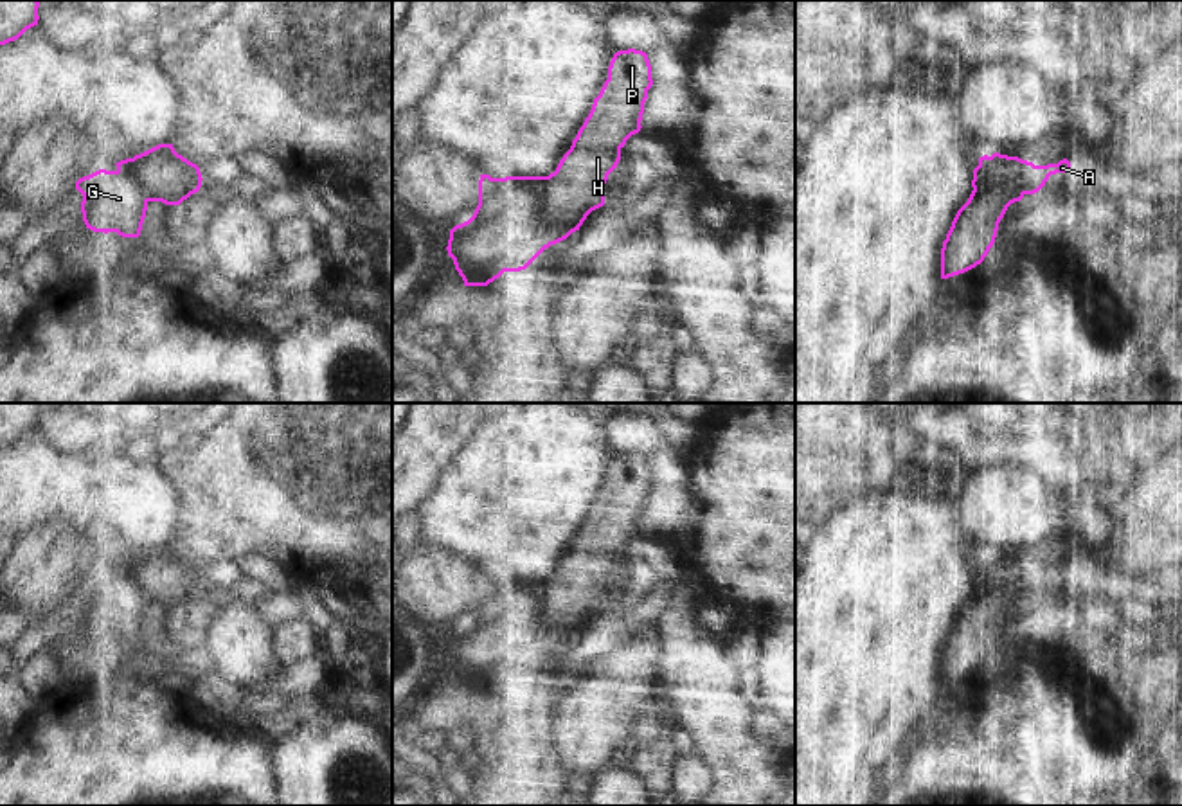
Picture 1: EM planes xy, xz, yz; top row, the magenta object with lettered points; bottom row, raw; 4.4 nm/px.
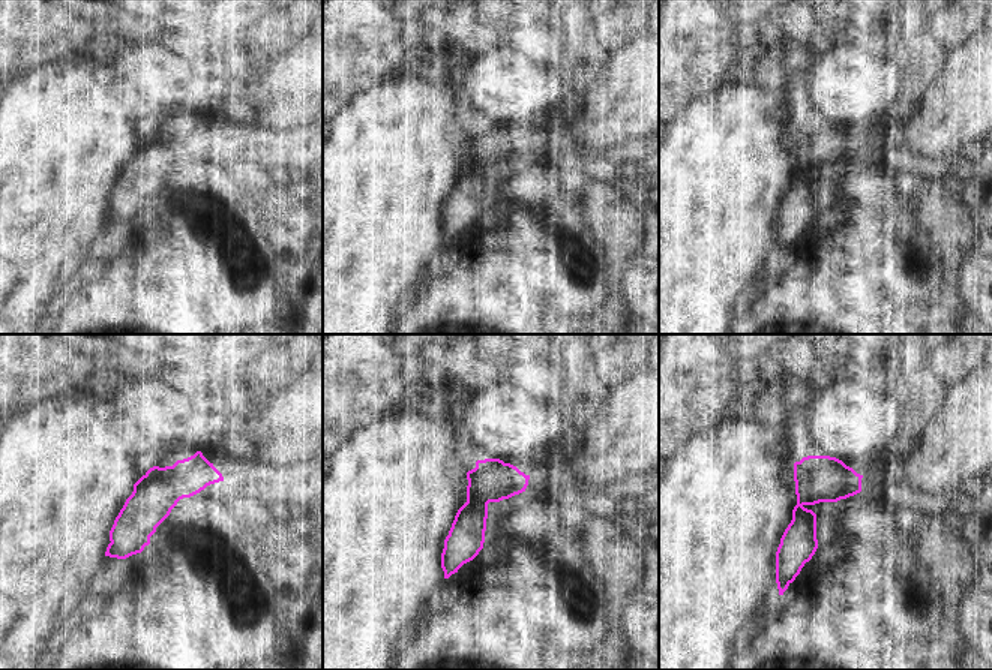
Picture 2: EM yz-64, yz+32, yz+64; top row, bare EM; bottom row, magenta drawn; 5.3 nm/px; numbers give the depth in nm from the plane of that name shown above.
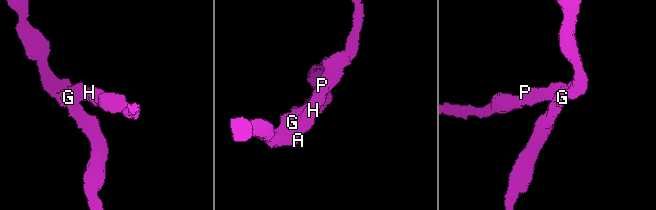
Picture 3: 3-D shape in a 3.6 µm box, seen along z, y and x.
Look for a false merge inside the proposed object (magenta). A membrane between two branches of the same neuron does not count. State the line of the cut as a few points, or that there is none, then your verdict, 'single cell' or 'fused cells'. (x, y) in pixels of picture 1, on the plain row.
cut in yz along (1035, 569), (1008, 591), (974, 580); fused cells

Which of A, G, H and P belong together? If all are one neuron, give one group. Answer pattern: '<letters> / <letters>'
A G / H P

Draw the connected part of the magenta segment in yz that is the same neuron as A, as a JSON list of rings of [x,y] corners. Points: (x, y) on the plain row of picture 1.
[[[1067,561],[1058,567],[1024,572],[1024,585],[1015,590],[972,583],[972,597],[957,613],[941,651],[941,682],[964,676],[984,664],[995,646],[998,626],[1007,610],[1025,597],[1038,596],[1051,578],[1070,574]]]

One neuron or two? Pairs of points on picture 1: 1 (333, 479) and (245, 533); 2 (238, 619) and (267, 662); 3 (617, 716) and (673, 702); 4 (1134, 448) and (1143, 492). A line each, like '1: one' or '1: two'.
1: one
2: one
3: two
4: two

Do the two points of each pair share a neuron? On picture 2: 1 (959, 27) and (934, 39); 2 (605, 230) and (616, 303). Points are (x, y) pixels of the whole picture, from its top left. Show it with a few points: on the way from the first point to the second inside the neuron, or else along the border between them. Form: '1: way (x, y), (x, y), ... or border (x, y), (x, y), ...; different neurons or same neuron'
1: way (953, 27), (946, 27), (940, 33); same neuron
2: way (617, 248), (619, 285); same neuron

